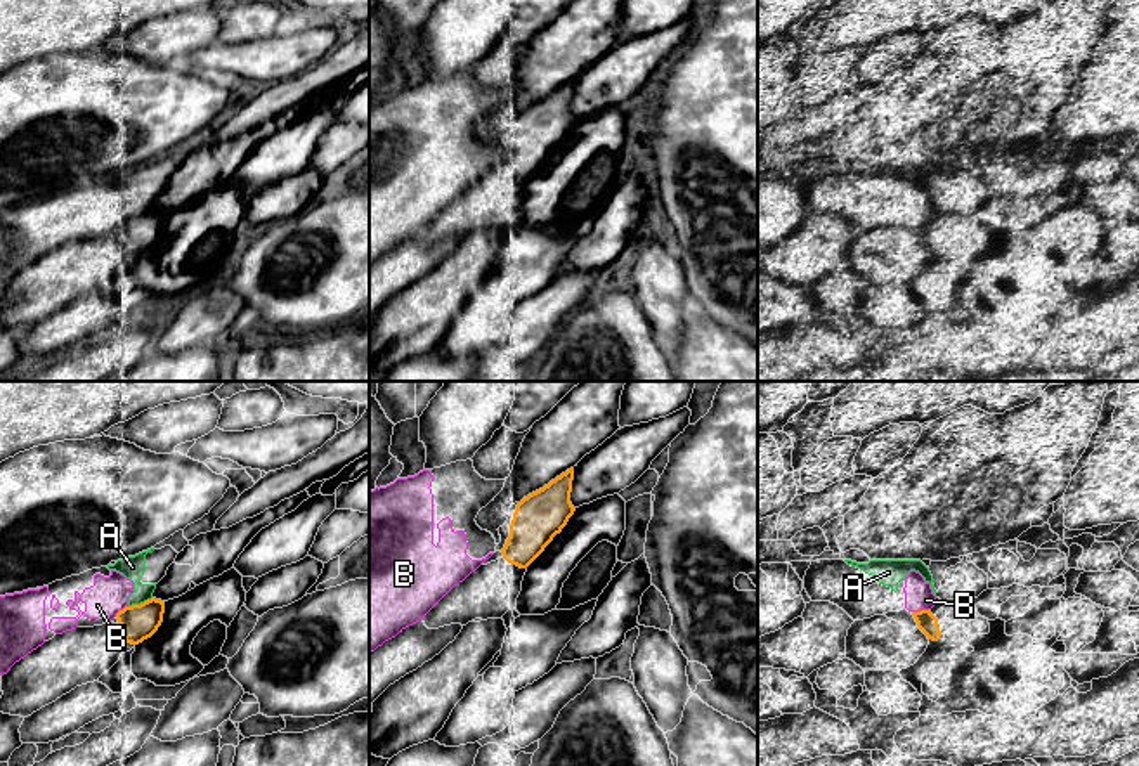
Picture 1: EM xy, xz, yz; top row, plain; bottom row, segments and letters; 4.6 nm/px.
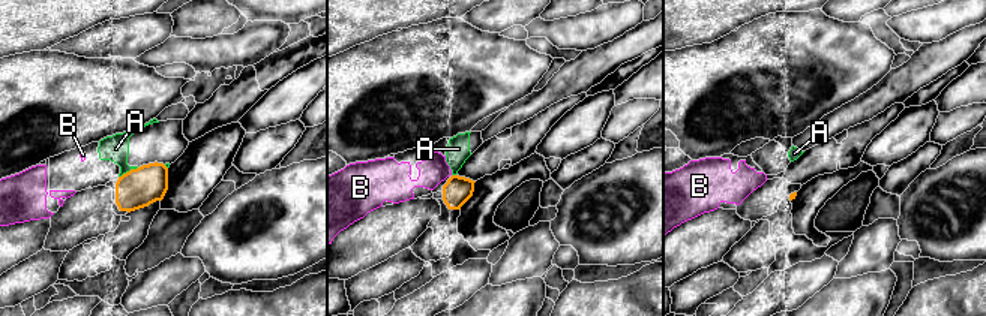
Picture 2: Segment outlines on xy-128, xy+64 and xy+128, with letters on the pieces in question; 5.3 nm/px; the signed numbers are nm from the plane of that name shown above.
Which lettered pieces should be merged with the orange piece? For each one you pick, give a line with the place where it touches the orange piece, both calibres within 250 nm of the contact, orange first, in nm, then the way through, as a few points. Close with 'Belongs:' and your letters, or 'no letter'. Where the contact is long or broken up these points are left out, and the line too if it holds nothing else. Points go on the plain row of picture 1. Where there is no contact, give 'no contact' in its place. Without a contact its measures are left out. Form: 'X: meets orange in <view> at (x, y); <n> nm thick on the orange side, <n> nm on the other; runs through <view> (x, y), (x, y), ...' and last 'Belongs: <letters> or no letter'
Belongs: no letter

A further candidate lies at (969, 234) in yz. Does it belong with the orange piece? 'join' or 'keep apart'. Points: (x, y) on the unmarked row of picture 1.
join

